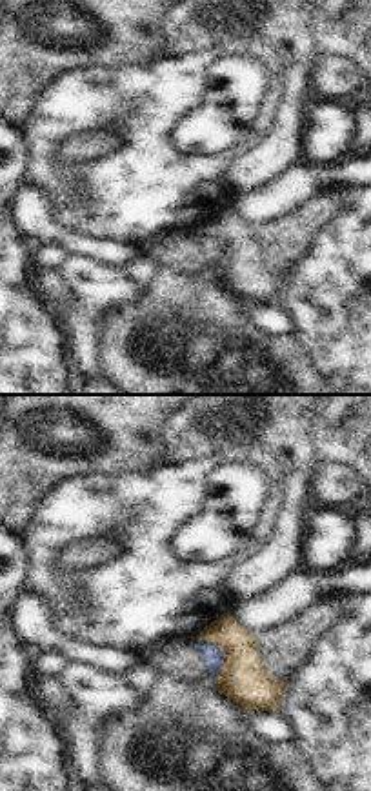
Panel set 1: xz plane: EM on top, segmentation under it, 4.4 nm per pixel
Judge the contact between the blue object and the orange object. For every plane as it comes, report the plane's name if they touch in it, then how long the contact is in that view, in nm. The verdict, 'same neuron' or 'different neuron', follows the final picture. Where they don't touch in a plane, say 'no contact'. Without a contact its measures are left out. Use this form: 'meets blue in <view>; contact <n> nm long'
meets blue in xz; contact 190 nm long

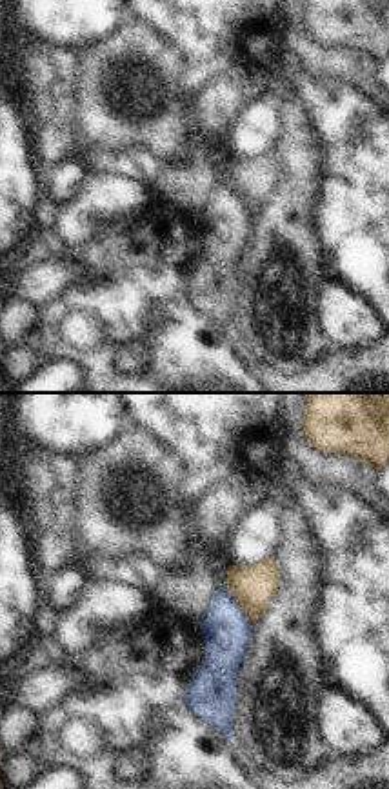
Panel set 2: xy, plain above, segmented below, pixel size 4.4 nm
meets blue in xy; contact 190 nm long

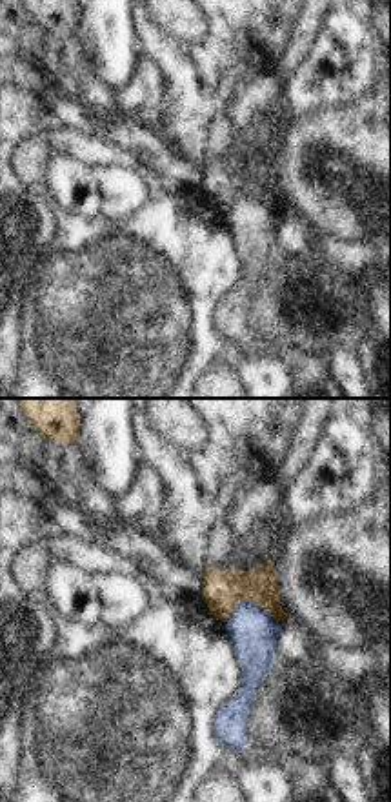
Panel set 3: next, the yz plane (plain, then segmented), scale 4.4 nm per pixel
meets blue in yz; contact 240 nm long

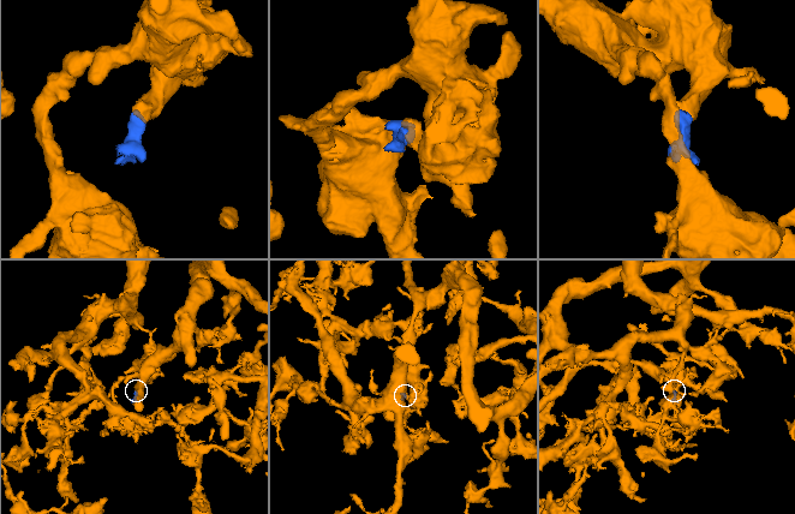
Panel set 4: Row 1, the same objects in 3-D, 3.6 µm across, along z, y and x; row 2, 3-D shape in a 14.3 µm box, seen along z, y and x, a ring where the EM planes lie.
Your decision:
different neuron

